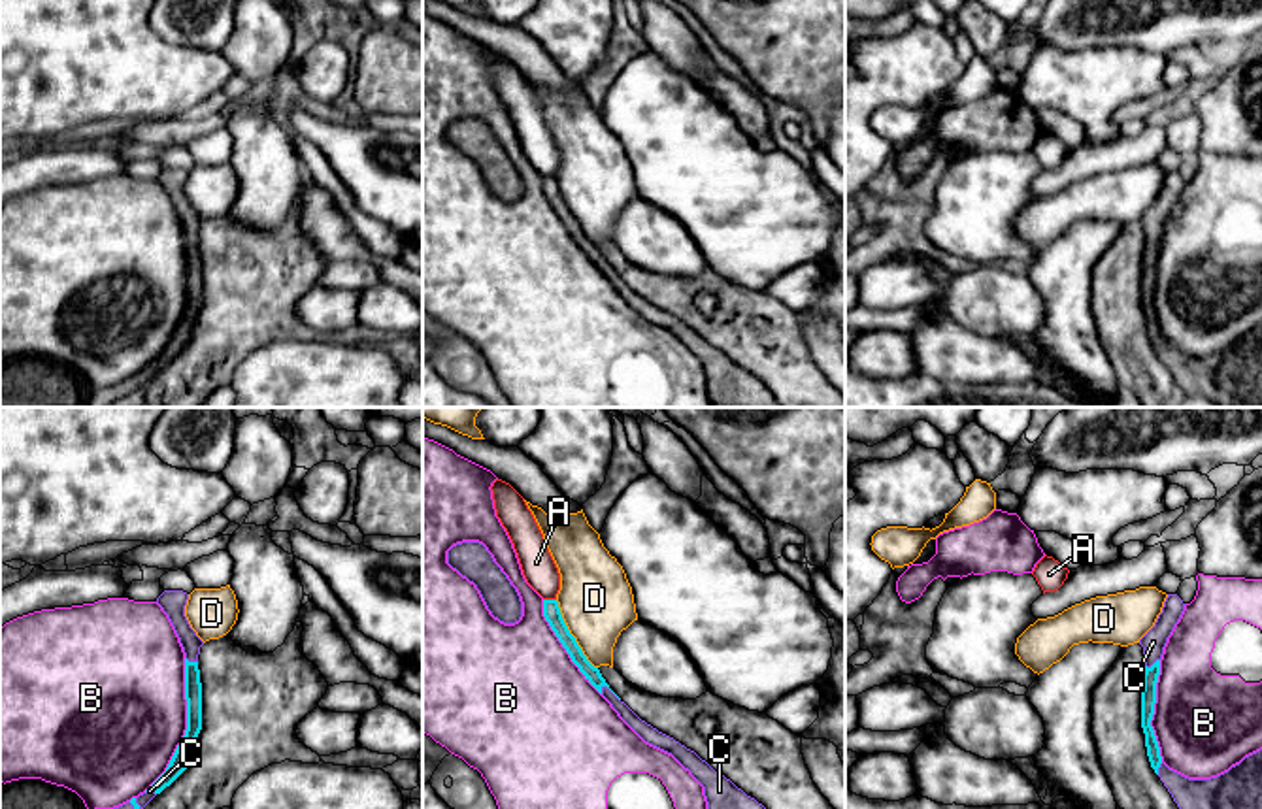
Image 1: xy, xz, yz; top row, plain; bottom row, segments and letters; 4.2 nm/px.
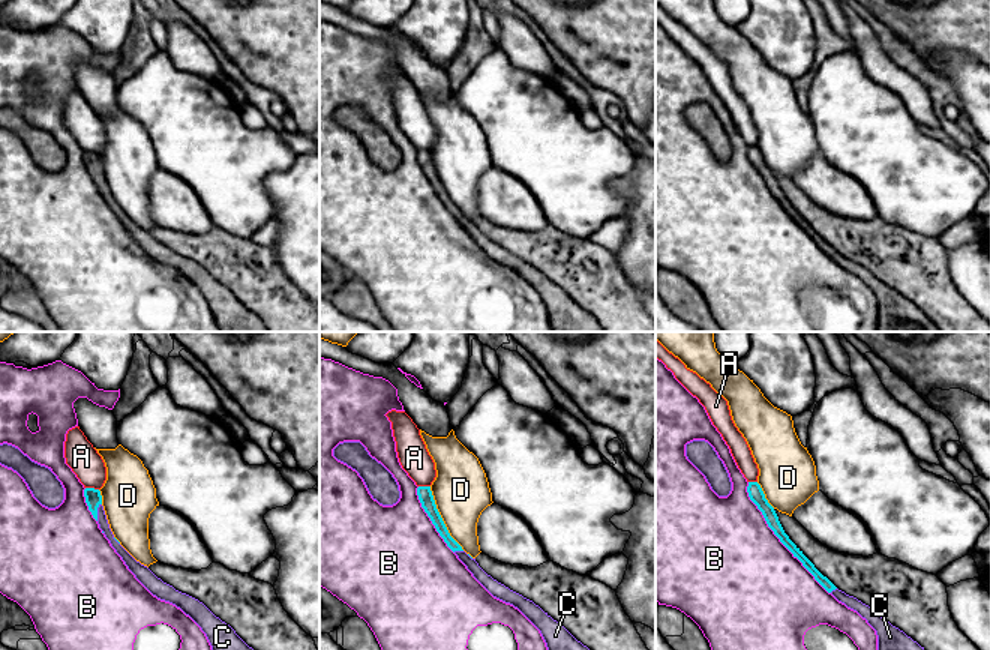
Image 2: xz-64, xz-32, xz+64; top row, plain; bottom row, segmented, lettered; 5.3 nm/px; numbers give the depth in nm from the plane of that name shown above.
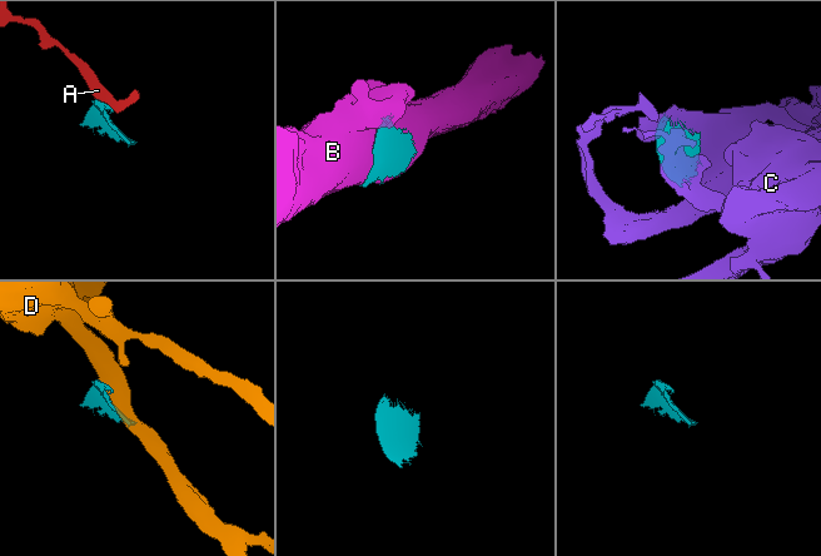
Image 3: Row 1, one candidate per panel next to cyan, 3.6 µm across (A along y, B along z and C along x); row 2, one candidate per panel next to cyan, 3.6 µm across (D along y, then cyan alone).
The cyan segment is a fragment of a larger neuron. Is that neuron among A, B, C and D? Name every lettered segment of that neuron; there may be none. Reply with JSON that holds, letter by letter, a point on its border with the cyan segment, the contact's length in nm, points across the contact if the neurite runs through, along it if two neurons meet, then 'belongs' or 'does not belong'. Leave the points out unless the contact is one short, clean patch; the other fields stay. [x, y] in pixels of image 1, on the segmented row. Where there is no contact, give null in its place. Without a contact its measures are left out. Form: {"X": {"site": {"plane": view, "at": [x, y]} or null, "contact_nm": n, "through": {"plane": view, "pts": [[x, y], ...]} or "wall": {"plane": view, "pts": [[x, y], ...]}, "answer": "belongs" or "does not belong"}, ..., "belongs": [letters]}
{"A": {"site": {"plane": "xz", "at": [549, 600]}, "contact_nm": 60, "wall": {"plane": "xz", "pts": [[544, 598], [555, 600]]}, "answer": "does not belong"}, "B": {"site": {"plane": "xy", "at": [187, 723]}, "contact_nm": 550, "answer": "does not belong"}, "C": {"site": {"plane": "xz", "at": [610, 689]}, "contact_nm": 110, "answer": "belongs"}, "D": {"site": {"plane": "xz", "at": [570, 634]}, "contact_nm": 340, "answer": "does not belong"}, "belongs": ["C"]}

